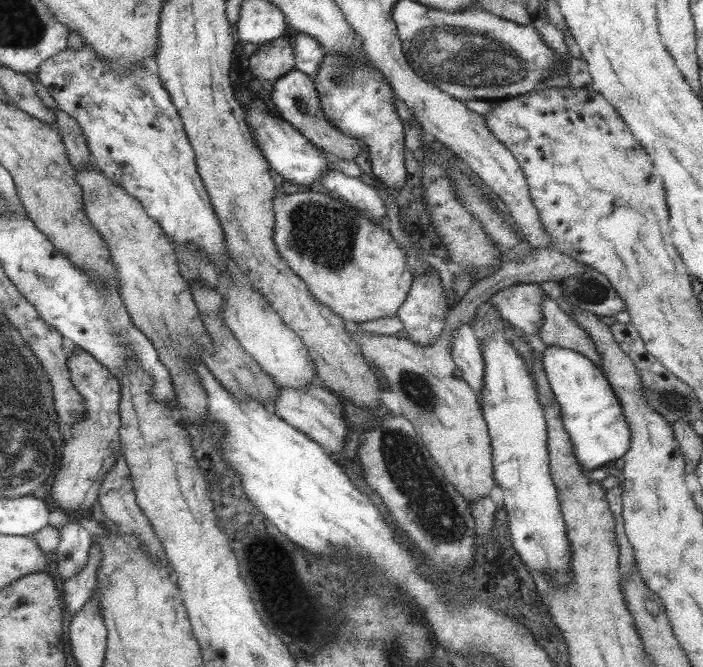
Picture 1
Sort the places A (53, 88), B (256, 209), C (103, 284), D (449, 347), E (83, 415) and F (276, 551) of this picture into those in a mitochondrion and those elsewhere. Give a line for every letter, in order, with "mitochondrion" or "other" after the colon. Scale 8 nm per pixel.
A: other
B: other
C: other
D: other
E: other
F: other

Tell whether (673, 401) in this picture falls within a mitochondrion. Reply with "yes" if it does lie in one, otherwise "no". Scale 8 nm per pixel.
yes

